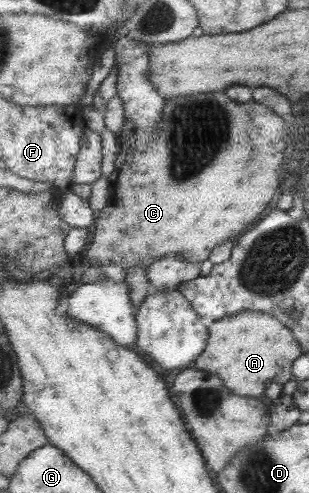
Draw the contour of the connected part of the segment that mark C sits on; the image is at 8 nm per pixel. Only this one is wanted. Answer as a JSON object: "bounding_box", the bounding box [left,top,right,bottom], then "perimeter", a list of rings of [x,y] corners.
{"bounding_box":[86,91,289,271],"perimeter":[[[209,91],[208,93],[182,95],[182,97],[166,99],[166,107],[164,107],[162,115],[164,115],[164,123],[159,124],[162,125],[160,131],[146,131],[146,129],[134,125],[134,121],[131,119],[126,118],[122,131],[117,134],[119,150],[115,162],[115,174],[110,179],[108,207],[100,211],[92,242],[87,251],[86,258],[89,260],[91,267],[115,264],[125,271],[134,267],[148,267],[149,269],[156,261],[166,258],[169,254],[183,258],[186,262],[200,264],[200,262],[211,257],[213,249],[218,248],[230,239],[236,241],[238,239],[236,235],[242,235],[248,225],[252,225],[254,221],[259,221],[272,209],[268,205],[272,205],[270,201],[276,197],[278,187],[280,187],[280,179],[282,179],[280,171],[282,171],[282,165],[286,161],[284,151],[286,151],[287,137],[289,137],[289,135],[287,136],[286,121],[280,115],[277,115],[272,109],[268,109],[265,105],[257,103],[253,98],[246,105],[240,105],[240,103],[232,100],[225,91]]]}

